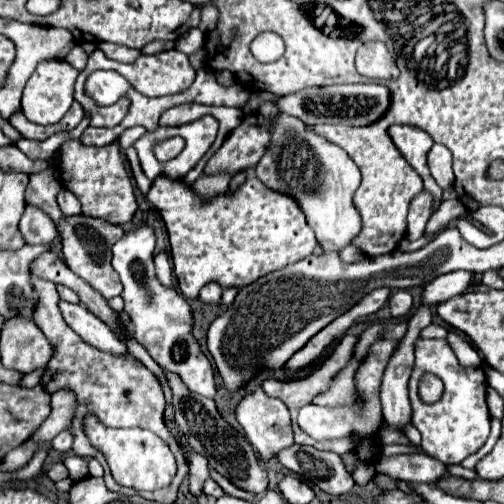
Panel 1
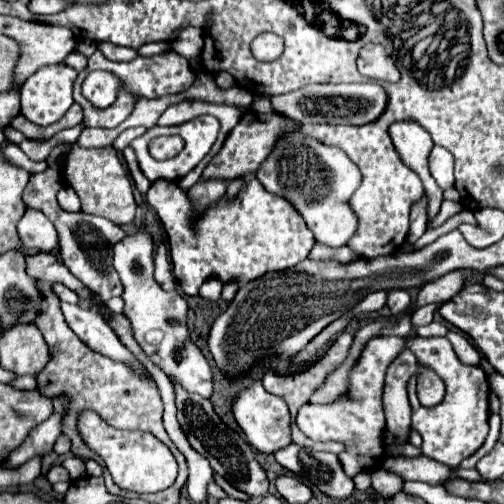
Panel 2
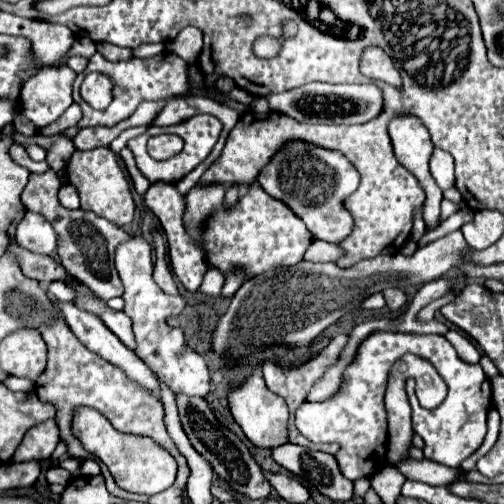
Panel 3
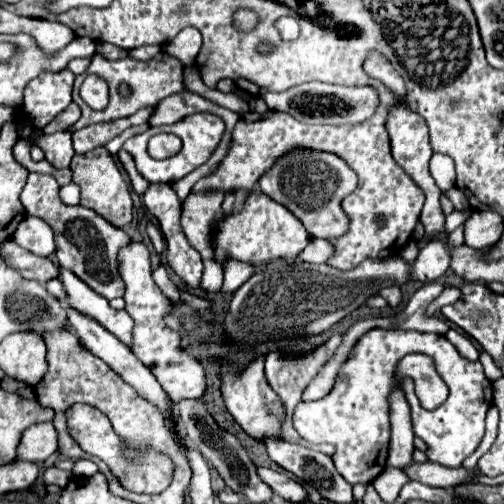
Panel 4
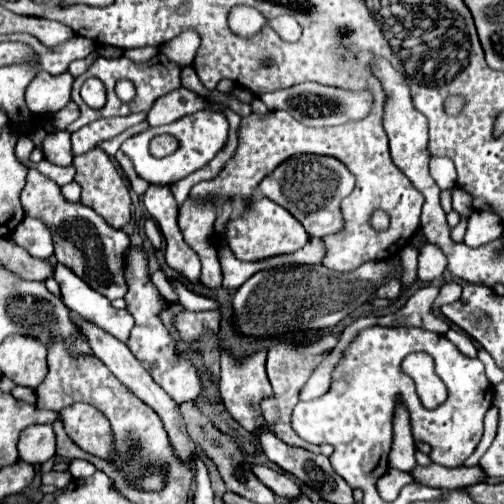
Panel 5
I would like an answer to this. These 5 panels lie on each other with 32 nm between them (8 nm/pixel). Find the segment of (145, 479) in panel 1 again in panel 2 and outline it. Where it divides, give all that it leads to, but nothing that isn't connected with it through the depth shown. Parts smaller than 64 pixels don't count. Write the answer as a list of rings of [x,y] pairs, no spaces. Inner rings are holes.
[[[82,410],[78,418],[78,430],[84,444],[96,452],[110,470],[114,482],[130,492],[144,494],[144,492],[160,492],[174,484],[176,480],[176,460],[172,452],[160,444],[152,434],[146,432],[132,432],[132,430],[116,430],[108,422],[104,422],[94,410]]]

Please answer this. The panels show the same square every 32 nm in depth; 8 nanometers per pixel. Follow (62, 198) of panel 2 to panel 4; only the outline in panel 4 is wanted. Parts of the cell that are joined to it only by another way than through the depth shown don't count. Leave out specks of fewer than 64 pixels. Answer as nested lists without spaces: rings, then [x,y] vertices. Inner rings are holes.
[[[70,182],[68,186],[60,188],[60,198],[64,198],[66,204],[78,204],[80,202],[80,188],[76,188],[76,184]]]

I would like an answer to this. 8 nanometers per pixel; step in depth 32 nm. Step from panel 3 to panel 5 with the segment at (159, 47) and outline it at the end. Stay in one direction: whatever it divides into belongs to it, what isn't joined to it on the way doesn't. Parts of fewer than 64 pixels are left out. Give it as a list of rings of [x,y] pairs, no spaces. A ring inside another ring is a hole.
[[[140,48],[140,50],[126,50],[124,56],[130,58],[130,60],[134,60],[134,62],[146,62],[156,52],[158,52],[158,48]]]

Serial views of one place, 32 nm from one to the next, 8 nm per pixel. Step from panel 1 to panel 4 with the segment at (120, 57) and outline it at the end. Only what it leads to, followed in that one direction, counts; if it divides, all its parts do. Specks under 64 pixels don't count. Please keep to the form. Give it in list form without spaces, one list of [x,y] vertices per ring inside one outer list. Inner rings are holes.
[[[97,43],[96,53],[108,60],[118,60],[128,56],[128,50],[124,50],[108,43]]]

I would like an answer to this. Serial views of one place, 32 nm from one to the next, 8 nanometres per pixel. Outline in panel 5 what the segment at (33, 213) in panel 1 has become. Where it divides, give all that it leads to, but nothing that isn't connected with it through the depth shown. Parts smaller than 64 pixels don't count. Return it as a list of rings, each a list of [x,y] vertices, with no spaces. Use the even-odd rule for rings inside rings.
[[[24,218],[16,230],[12,232],[12,240],[28,250],[30,256],[52,260],[54,248],[52,248],[52,234],[50,230],[36,218]]]

